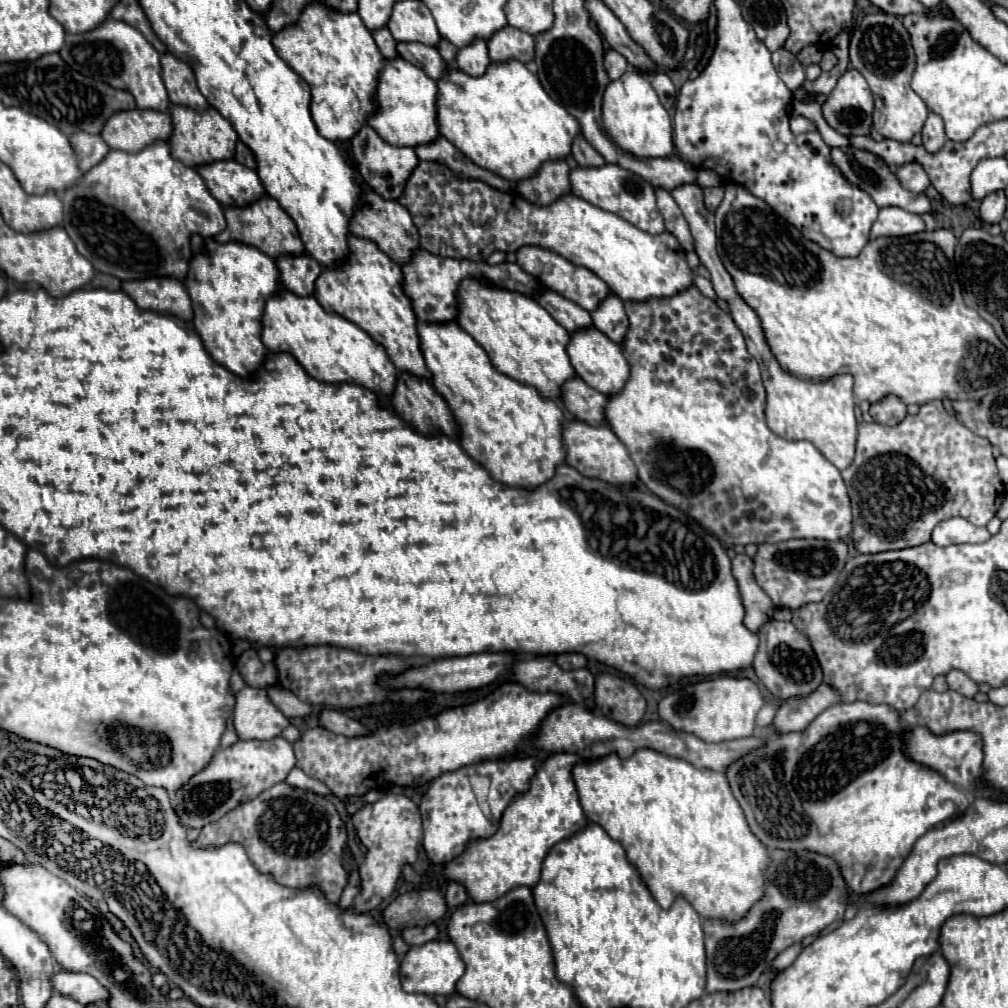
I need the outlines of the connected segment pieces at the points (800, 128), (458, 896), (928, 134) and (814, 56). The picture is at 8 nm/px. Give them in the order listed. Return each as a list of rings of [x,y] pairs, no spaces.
[[[792,116],[792,118],[790,118],[790,130],[792,130],[794,134],[810,132],[810,130],[814,130],[814,124],[812,124],[808,118],[804,118],[804,116]]]
[[[450,882],[444,898],[446,898],[446,906],[448,908],[458,908],[458,906],[462,906],[462,904],[468,902],[468,892],[466,892],[464,886],[460,886],[456,882]]]
[[[930,110],[922,128],[922,144],[926,146],[926,150],[938,152],[944,146],[944,142],[946,142],[946,132],[942,118]]]
[[[810,46],[810,48],[804,48],[802,50],[802,64],[804,66],[816,64],[816,62],[820,62],[820,58],[822,58],[822,52],[816,46]]]

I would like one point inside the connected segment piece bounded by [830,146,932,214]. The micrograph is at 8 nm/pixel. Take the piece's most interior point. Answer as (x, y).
(866, 171)

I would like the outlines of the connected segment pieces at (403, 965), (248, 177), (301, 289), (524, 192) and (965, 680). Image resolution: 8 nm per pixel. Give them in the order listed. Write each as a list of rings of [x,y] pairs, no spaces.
[[[432,940],[422,946],[412,946],[400,962],[402,988],[406,992],[416,992],[416,994],[450,996],[456,992],[456,982],[462,974],[464,974],[464,962],[458,954],[456,946],[450,940]]]
[[[236,160],[212,162],[196,168],[212,196],[224,206],[248,206],[266,194],[258,174]]]
[[[280,256],[276,258],[280,270],[280,282],[296,296],[312,296],[314,284],[322,272],[322,266],[310,256]]]
[[[562,160],[546,162],[536,176],[518,182],[518,194],[538,206],[548,206],[570,192],[570,168]]]
[[[952,670],[952,672],[946,676],[946,680],[948,680],[950,690],[954,690],[954,692],[966,696],[966,698],[974,698],[976,692],[978,692],[978,684],[976,684],[974,680],[970,680],[970,678],[968,678],[964,672],[960,672],[960,670]]]

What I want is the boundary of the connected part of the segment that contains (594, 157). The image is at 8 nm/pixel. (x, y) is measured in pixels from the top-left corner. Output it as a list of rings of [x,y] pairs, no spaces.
[[[578,136],[572,144],[572,156],[576,158],[576,162],[582,166],[582,168],[600,168],[606,164],[606,160],[582,138]]]

